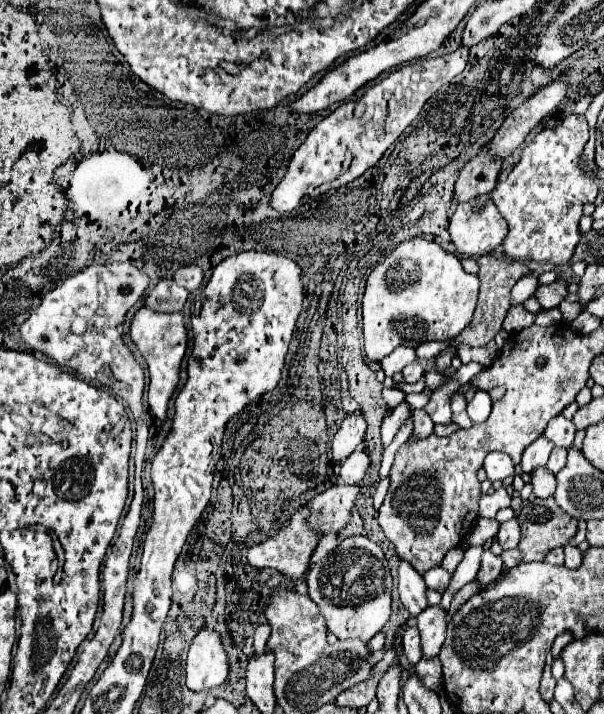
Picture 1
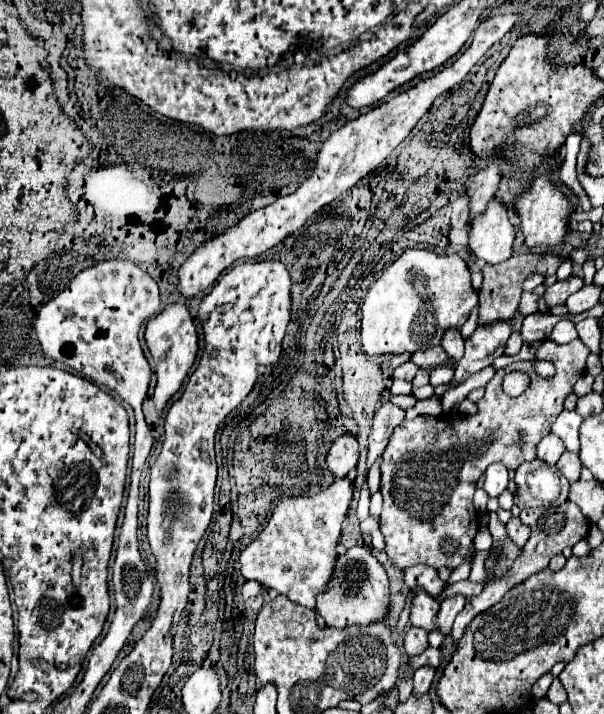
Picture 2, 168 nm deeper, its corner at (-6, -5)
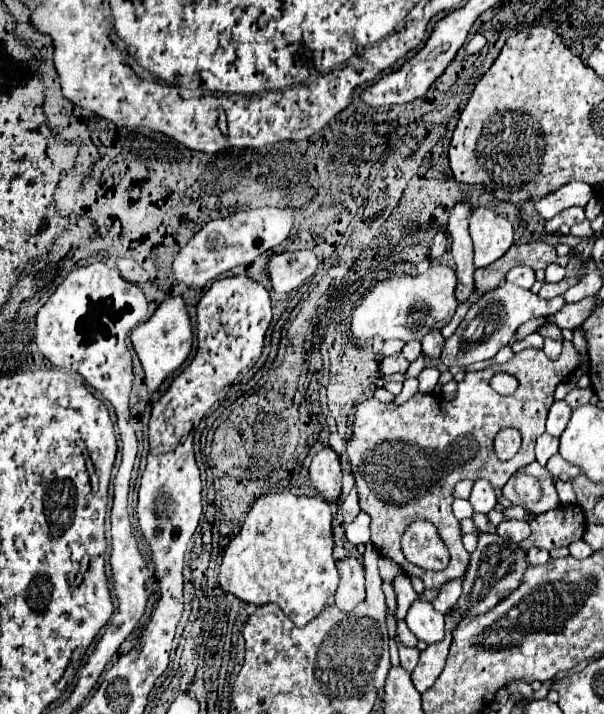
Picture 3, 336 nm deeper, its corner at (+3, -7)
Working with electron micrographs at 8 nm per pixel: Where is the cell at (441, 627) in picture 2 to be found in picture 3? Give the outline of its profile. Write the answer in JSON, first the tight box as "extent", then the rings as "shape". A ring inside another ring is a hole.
{"extent":[432,577,464,613],"shape":[[[458,577],[458,579],[452,579],[448,583],[444,583],[444,587],[440,589],[440,593],[432,599],[432,607],[440,613],[446,613],[454,603],[456,599],[460,597],[462,593],[462,579],[464,577]]]}

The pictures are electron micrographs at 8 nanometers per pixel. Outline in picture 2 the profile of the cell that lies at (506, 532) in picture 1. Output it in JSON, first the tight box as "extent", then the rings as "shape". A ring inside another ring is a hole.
{"extent":[505,517,529,547],"shape":[[[513,517],[505,527],[507,527],[507,535],[509,535],[509,539],[511,539],[517,547],[523,547],[523,545],[527,543],[527,539],[529,539],[529,527],[521,525],[519,519]]]}

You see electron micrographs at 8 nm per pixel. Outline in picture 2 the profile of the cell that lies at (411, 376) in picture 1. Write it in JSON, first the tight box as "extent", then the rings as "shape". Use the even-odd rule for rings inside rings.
{"extent":[393,361,419,381],"shape":[[[407,361],[407,363],[403,363],[401,367],[397,367],[397,369],[393,371],[393,377],[395,377],[395,379],[405,379],[405,381],[413,381],[413,377],[417,375],[417,371],[419,371],[419,367],[417,367],[415,363]]]}

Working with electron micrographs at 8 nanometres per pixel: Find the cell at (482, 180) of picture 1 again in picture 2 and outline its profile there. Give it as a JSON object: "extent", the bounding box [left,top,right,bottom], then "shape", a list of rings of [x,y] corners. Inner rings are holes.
{"extent":[451,193,469,229],"shape":[[[461,193],[453,201],[451,209],[453,209],[453,213],[451,213],[451,227],[463,229],[467,225],[467,219],[469,219],[469,195],[467,193]]]}

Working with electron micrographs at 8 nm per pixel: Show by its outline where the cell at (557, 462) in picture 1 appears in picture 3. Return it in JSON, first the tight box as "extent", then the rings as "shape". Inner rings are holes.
{"extent":[546,455,580,479],"shape":[[[554,455],[550,461],[548,461],[548,465],[546,465],[546,469],[554,475],[554,477],[560,477],[560,475],[568,475],[570,479],[574,479],[576,475],[580,475],[580,469],[576,467],[576,465],[572,465],[572,463],[568,463],[568,461],[564,461],[562,459],[562,455]]]}

